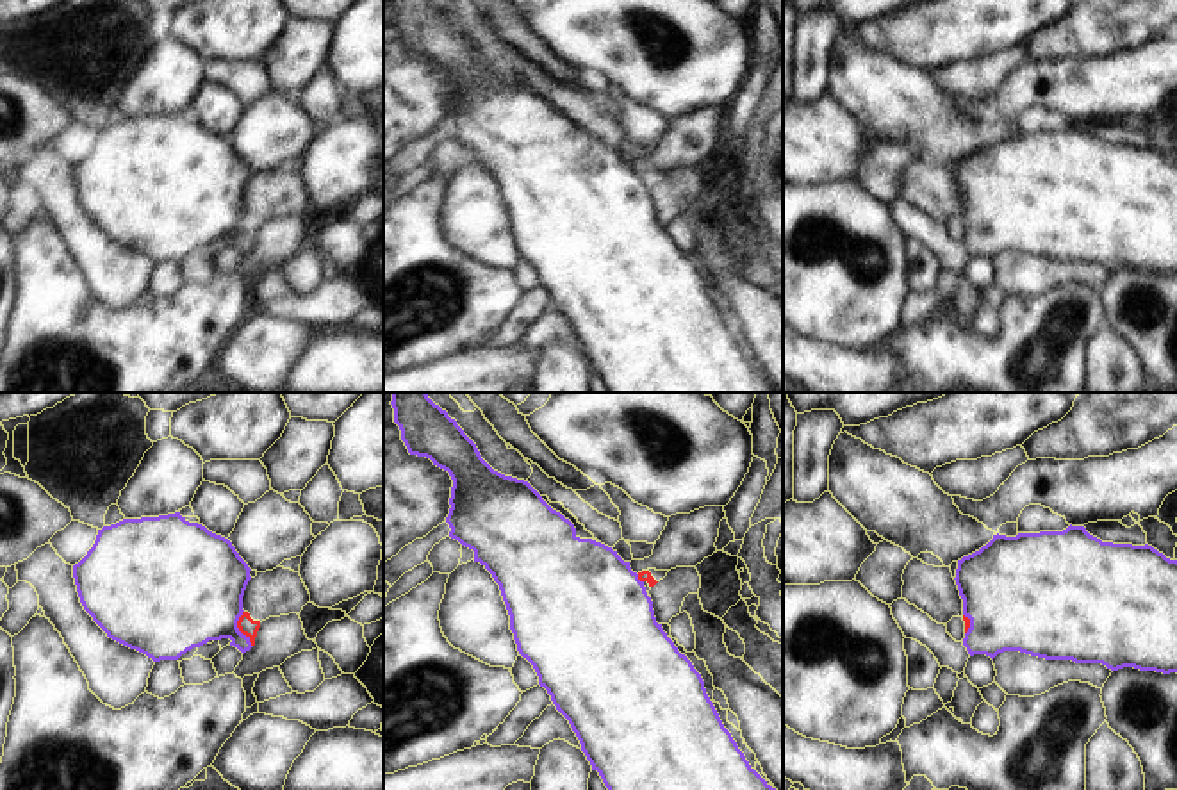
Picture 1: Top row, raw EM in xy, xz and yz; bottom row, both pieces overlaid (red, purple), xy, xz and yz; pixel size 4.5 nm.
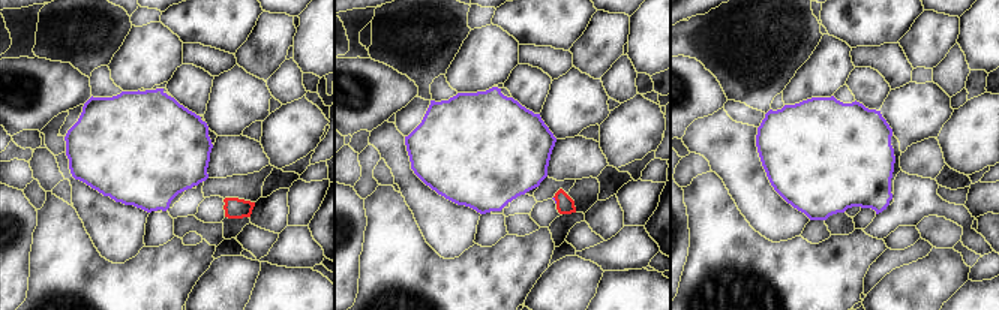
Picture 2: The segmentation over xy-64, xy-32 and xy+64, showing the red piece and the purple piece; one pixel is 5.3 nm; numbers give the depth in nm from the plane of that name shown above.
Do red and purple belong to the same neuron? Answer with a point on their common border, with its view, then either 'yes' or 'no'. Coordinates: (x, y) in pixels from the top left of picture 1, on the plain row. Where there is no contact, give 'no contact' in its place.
meets red in xy at (238, 227); yes

